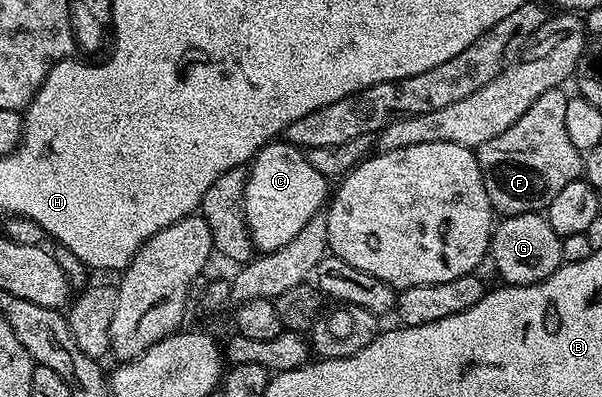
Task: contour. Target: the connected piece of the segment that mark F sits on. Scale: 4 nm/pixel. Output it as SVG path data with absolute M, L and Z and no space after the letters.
M562 87L549 90L505 130L505 134L497 134L497 138L489 138L477 149L479 157L479 169L481 178L485 182L485 194L489 194L489 202L496 213L503 216L516 216L526 212L543 212L561 194L569 182L580 179L583 175L583 153L573 146L573 141L569 139L569 134L565 130L565 106L567 105L568 93L563 93Z

